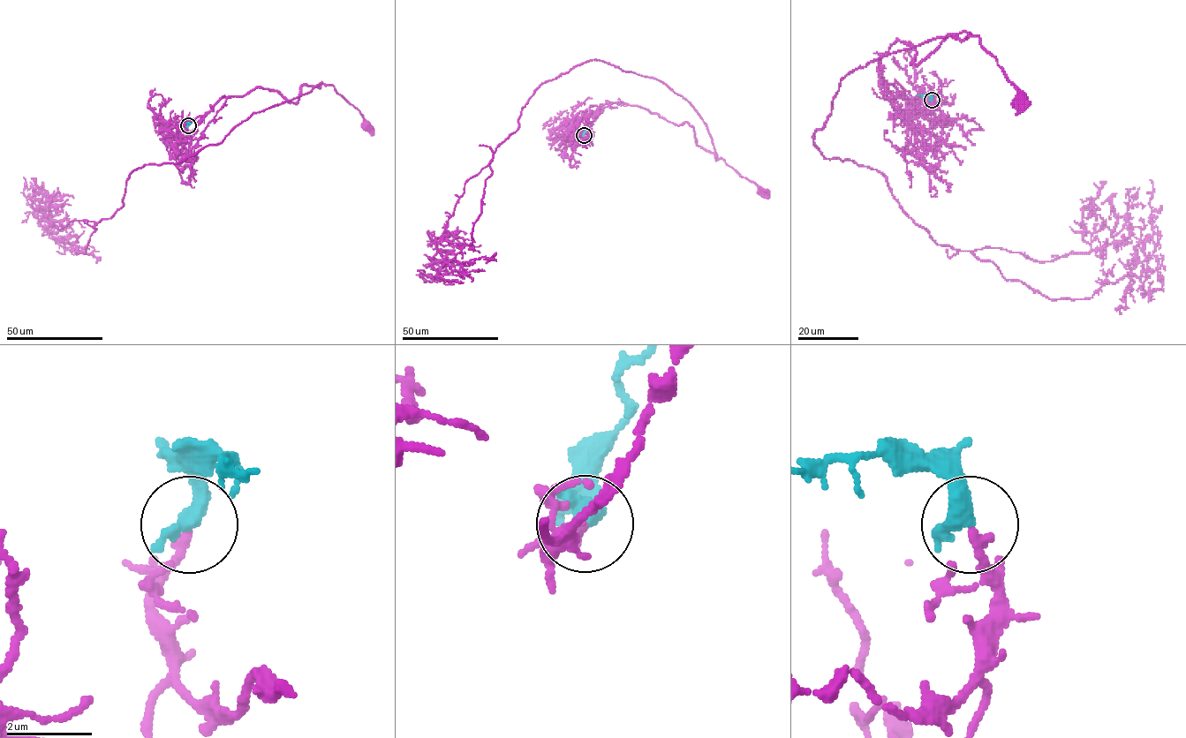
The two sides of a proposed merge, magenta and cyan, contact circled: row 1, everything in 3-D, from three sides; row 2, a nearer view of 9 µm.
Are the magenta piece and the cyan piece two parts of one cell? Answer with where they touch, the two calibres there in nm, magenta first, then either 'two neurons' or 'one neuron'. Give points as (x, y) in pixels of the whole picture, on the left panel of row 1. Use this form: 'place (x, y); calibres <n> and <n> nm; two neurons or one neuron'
place (188, 125); calibres 220 and 340 nm; one neuron

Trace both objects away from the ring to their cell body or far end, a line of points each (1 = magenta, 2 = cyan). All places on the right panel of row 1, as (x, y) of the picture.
1: (932, 99), (930, 119), (882, 78), (880, 56), (897, 40), (917, 63), (948, 35), (978, 36), (1019, 99)
2: (932, 99), (929, 95), (917, 94)

